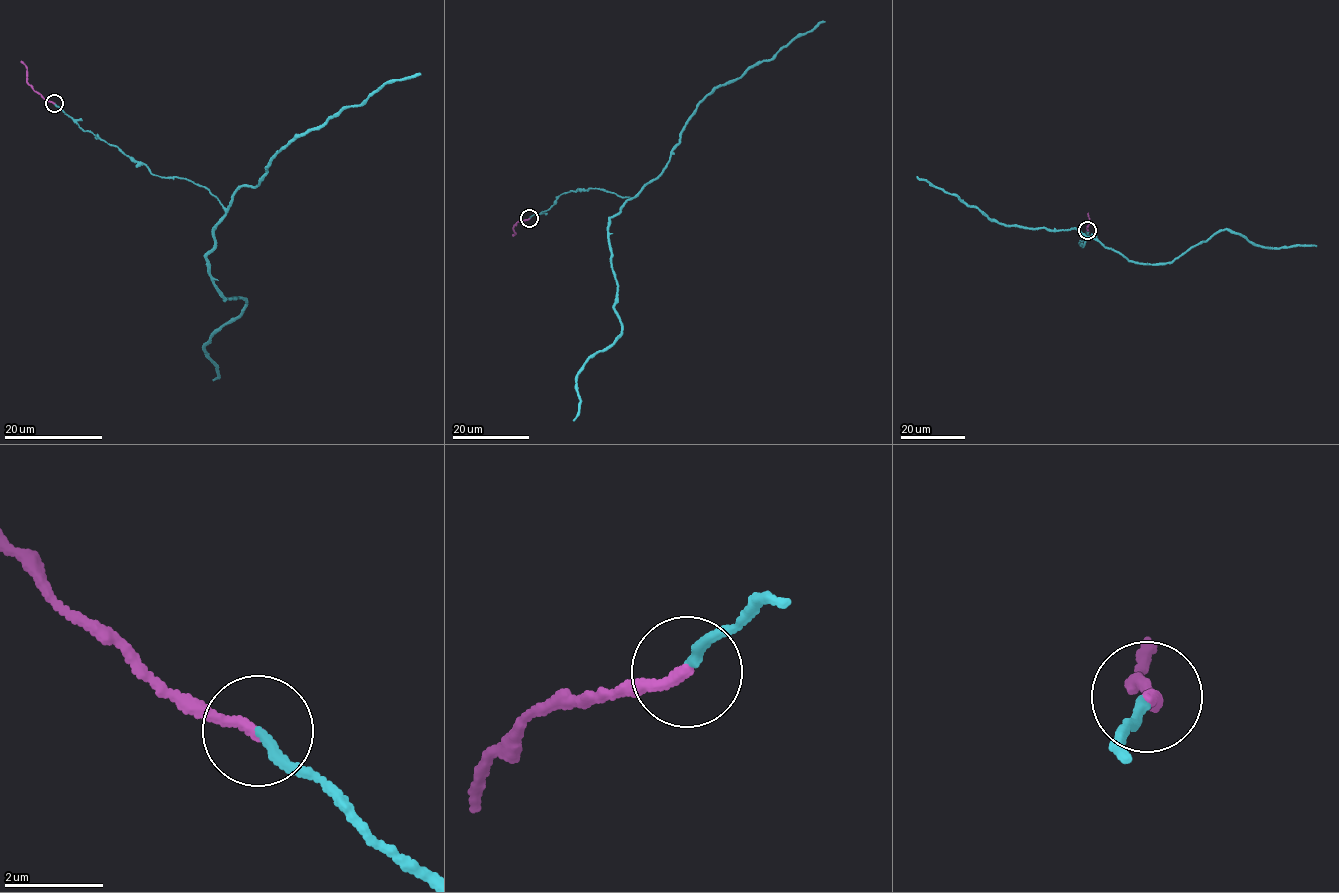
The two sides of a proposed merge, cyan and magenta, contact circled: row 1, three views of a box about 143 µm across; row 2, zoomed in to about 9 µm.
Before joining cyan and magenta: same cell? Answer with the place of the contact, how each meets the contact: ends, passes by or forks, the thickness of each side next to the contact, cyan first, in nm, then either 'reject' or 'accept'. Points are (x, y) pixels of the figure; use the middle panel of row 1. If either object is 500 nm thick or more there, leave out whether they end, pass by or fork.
(529, 218) | cyan ends | magenta ends | 190/240 nm | accept

